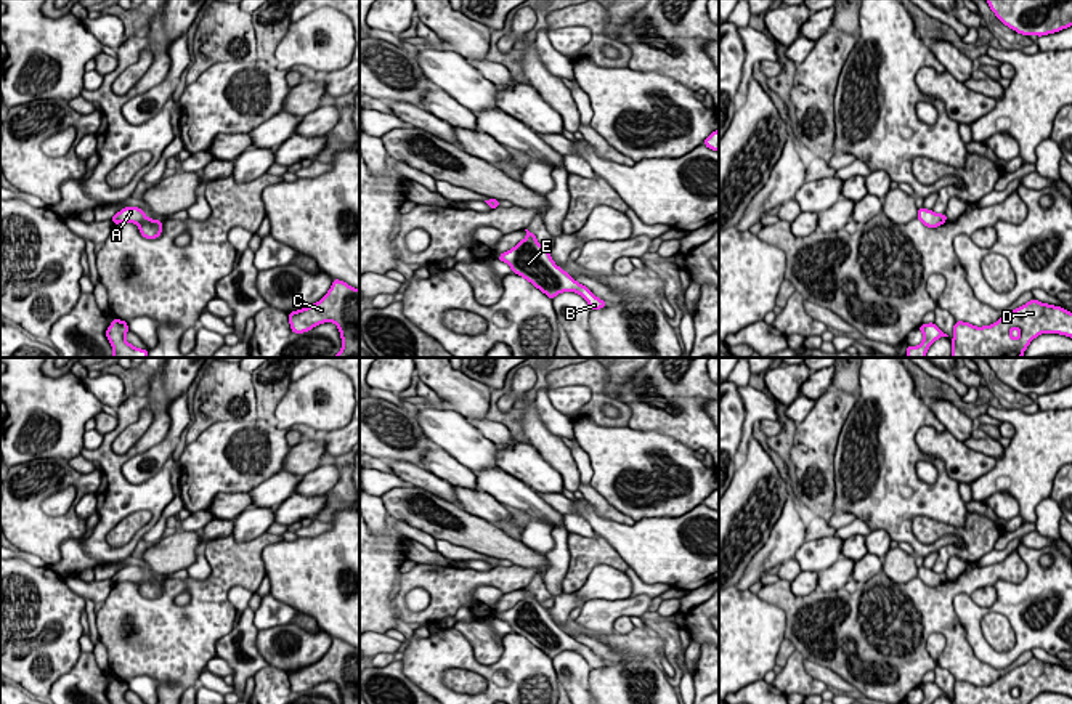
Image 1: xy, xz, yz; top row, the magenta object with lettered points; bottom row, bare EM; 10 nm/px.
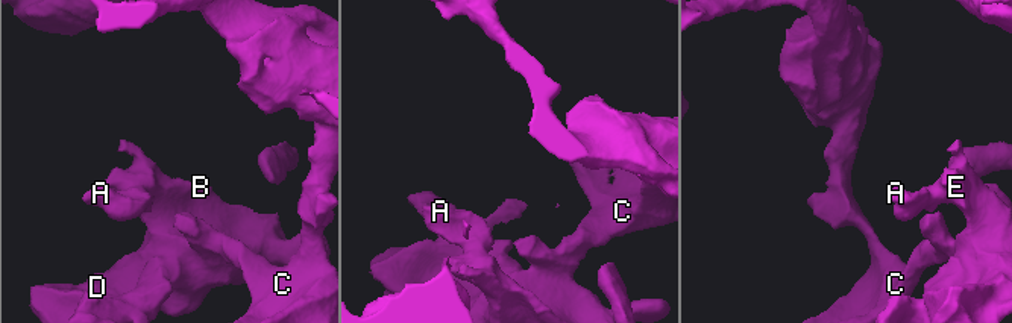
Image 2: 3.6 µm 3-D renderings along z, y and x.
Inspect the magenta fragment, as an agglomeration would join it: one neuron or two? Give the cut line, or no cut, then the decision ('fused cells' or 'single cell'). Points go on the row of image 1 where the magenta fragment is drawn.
no cut; single cell

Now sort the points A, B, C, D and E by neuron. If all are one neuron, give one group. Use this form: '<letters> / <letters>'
A B C D E

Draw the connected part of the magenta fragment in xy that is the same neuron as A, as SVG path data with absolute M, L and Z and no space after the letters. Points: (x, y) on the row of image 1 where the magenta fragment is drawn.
M125 207L111 221L114 225L135 223L140 228L140 234L146 239L157 239L162 234L162 220L148 218L140 207Z

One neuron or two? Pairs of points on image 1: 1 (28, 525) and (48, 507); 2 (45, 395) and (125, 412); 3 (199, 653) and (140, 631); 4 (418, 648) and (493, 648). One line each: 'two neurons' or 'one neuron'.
1: two neurons
2: two neurons
3: one neuron
4: two neurons

